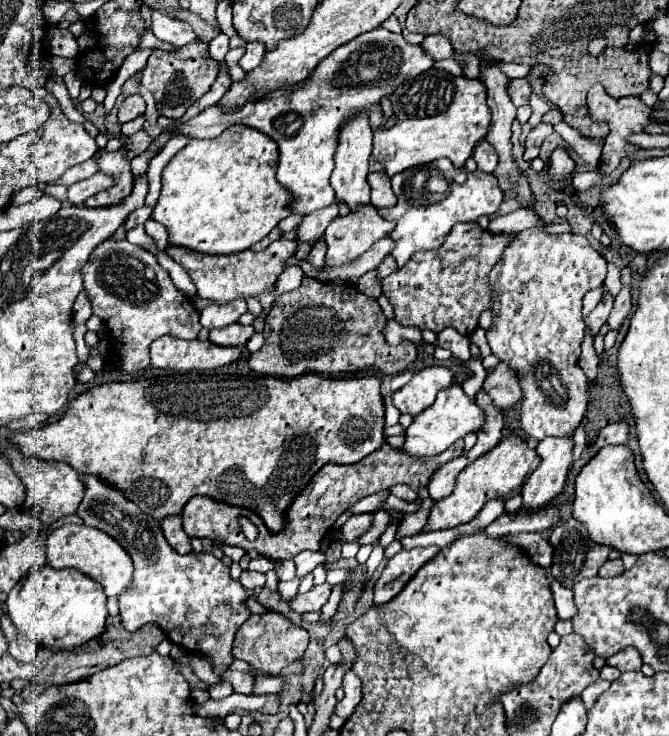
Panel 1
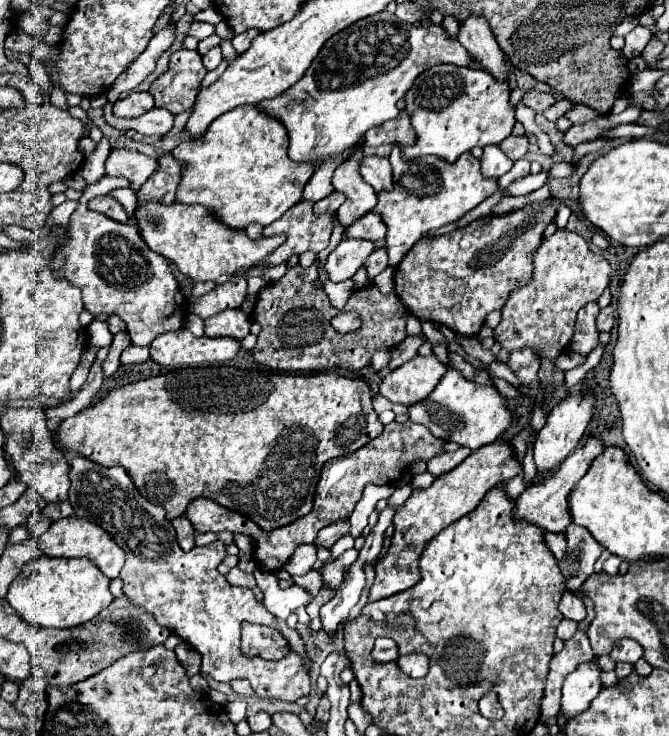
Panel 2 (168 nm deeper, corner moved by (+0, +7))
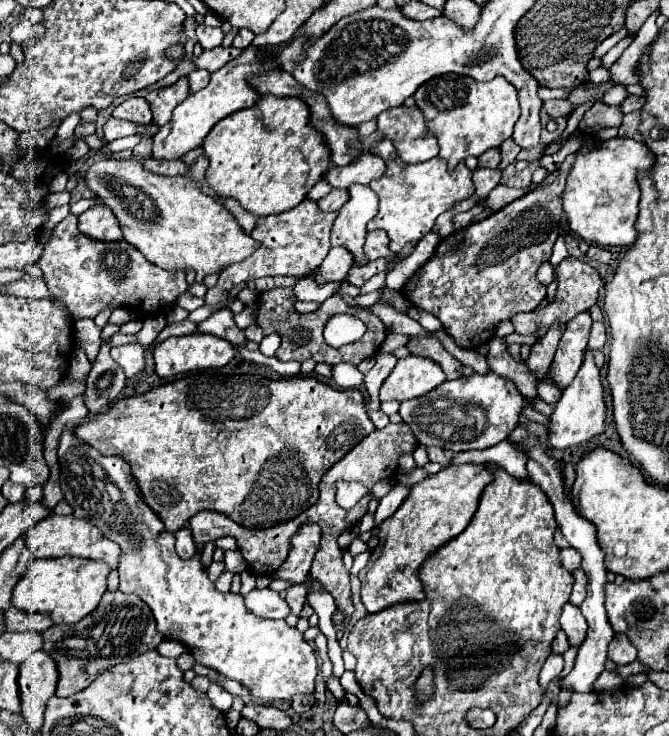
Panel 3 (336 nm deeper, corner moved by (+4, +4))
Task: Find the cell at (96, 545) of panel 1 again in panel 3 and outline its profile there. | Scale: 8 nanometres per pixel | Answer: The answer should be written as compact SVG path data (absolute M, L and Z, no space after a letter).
M47 515L43 521L39 521L35 527L27 531L27 547L31 549L33 557L85 557L107 563L111 569L117 569L121 549L117 549L117 543L109 541L97 527L89 525L87 521L81 521L73 515Z

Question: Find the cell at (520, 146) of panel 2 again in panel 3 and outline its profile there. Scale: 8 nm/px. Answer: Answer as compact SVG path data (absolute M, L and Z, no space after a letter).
M489 149L479 157L479 167L491 167L495 169L501 163L501 153L499 149Z

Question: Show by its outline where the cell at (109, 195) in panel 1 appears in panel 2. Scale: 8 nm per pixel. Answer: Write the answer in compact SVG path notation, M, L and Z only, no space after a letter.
M97 196L97 198L93 198L89 202L89 210L99 212L99 214L105 214L107 218L113 218L115 222L121 222L121 224L129 222L129 216L123 210L123 206L117 200L113 200L111 196Z

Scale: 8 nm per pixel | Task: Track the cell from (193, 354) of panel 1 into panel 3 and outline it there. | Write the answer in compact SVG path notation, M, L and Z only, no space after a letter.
M201 333L185 335L185 337L169 337L163 343L159 343L153 351L155 359L155 373L159 377L173 377L177 373L191 373L194 371L209 371L222 368L235 357L235 347L229 345L229 341L219 337L209 337Z

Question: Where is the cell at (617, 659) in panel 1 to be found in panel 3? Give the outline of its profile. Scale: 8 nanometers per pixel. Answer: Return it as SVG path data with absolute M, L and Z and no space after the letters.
M619 633L609 643L609 659L615 661L617 665L633 663L637 659L637 649L633 647L633 643L623 633Z

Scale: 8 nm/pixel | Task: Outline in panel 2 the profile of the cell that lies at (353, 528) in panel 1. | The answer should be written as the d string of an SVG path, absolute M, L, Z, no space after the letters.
M337 520L337 522L333 522L333 524L329 524L329 526L325 526L323 530L319 530L319 534L317 534L317 538L315 538L315 546L319 548L331 548L343 534L347 534L349 532L349 520Z

